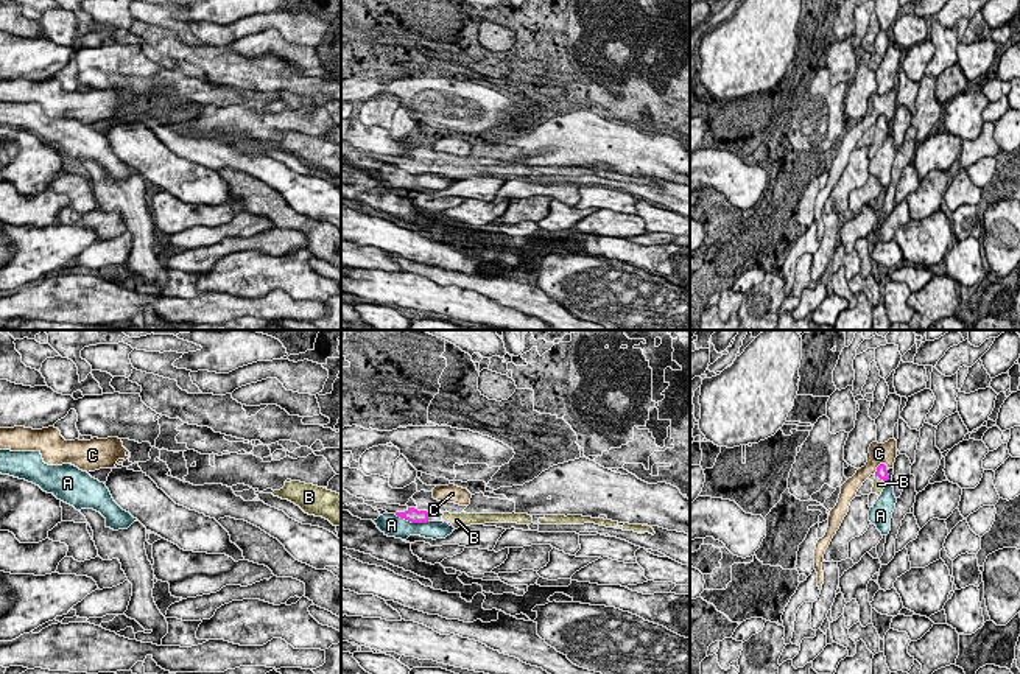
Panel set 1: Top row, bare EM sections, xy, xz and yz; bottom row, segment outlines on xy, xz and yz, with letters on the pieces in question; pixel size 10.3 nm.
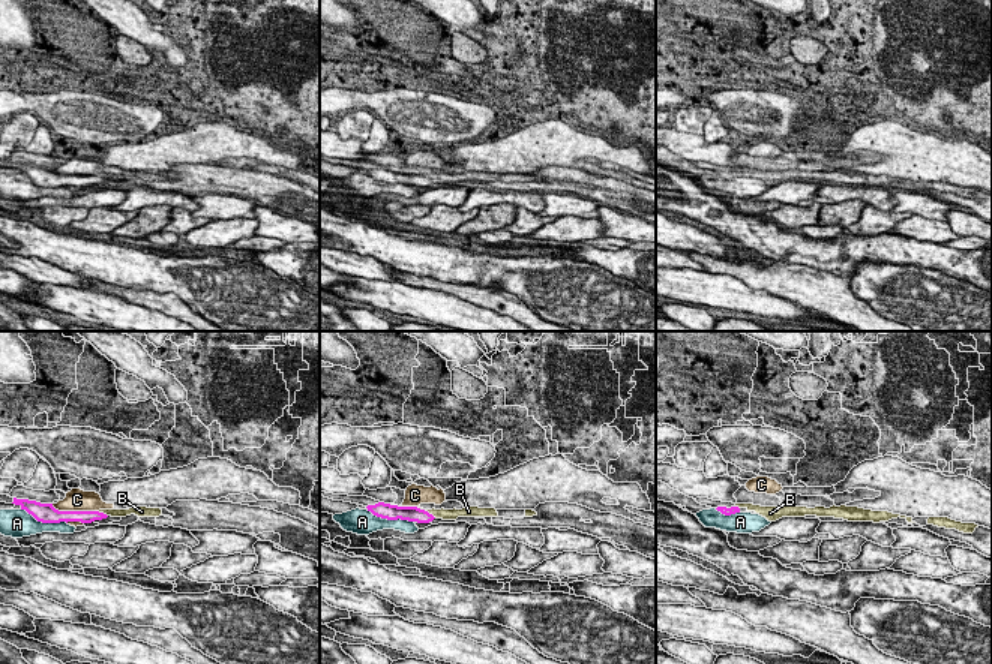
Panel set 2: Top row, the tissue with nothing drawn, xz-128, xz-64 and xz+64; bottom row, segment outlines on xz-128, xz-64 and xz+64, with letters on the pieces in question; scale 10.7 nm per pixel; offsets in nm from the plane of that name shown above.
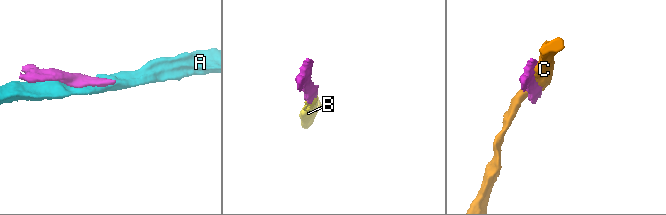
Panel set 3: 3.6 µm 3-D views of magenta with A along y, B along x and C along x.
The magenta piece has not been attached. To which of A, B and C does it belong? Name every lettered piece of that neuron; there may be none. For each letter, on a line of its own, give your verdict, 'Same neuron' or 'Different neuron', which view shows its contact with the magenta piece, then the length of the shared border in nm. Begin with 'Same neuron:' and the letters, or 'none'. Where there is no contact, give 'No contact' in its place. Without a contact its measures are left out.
Same neuron: B
A: Different neuron. Touches magenta in xz. Shared border 360 nm
B: Same neuron. Touches magenta in yz. Shared border 150 nm
C: Different neuron. Touches magenta in yz. Shared border 150 nm

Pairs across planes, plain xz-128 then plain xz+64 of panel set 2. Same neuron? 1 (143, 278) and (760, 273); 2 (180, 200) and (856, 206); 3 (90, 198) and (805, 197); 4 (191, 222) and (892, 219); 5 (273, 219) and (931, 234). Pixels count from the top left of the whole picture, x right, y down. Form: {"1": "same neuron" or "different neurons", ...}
{"1": "different neurons", "2": "different neurons", "3": "same neuron", "4": "same neuron", "5": "different neurons"}

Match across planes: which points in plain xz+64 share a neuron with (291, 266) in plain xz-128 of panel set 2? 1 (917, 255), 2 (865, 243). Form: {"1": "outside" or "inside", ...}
{"1": "inside", "2": "inside"}

